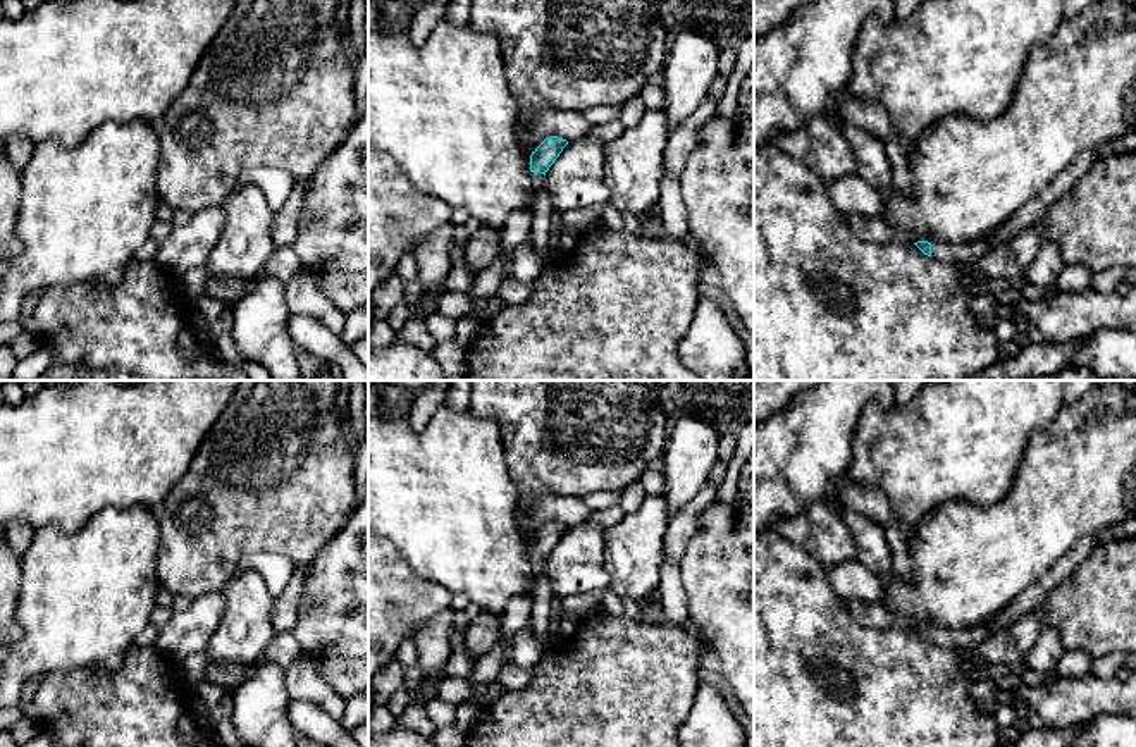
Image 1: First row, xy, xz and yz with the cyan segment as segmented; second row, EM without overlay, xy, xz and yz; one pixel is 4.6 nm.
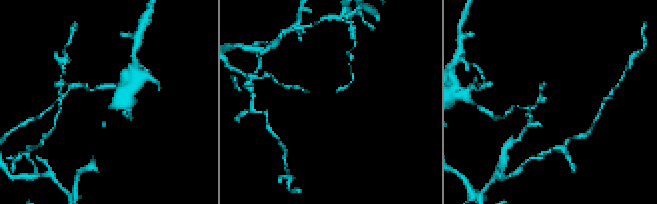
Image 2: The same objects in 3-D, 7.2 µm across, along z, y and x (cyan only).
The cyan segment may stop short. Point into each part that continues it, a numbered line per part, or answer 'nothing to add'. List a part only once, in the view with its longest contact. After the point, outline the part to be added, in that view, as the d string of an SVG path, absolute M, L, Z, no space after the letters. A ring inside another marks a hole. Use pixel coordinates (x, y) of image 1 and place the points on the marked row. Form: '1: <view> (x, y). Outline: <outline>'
1: xz (536, 178). Outline: M530 172L530 191L535 198L537 189L542 186L546 176L540 172Z

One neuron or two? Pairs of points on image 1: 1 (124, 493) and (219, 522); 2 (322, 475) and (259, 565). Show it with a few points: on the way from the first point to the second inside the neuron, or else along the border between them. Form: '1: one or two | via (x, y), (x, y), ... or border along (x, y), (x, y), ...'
1: two | border along (186, 472), (155, 508)
2: two | border along (234, 567), (248, 555), (281, 553), (296, 568)

